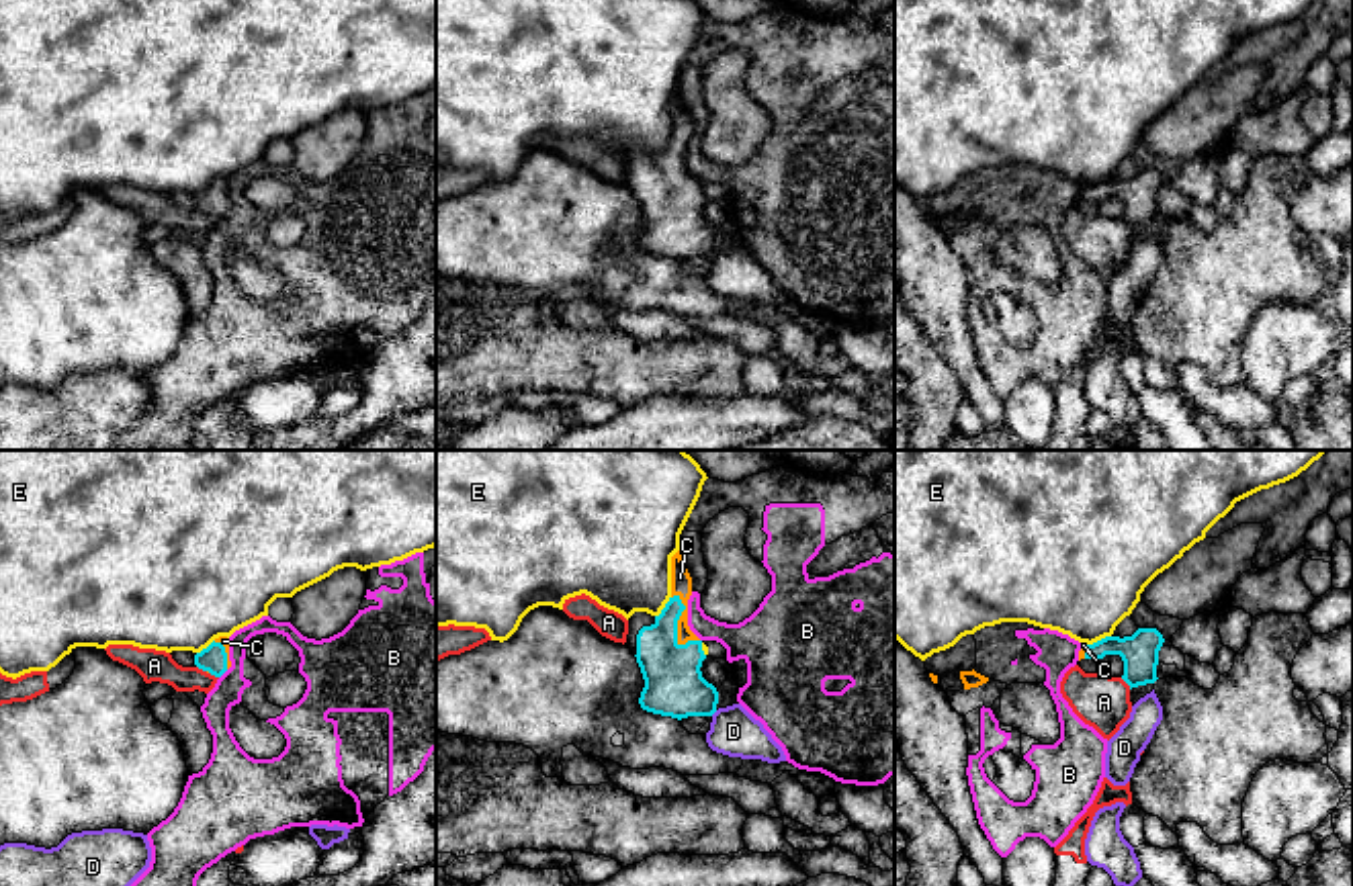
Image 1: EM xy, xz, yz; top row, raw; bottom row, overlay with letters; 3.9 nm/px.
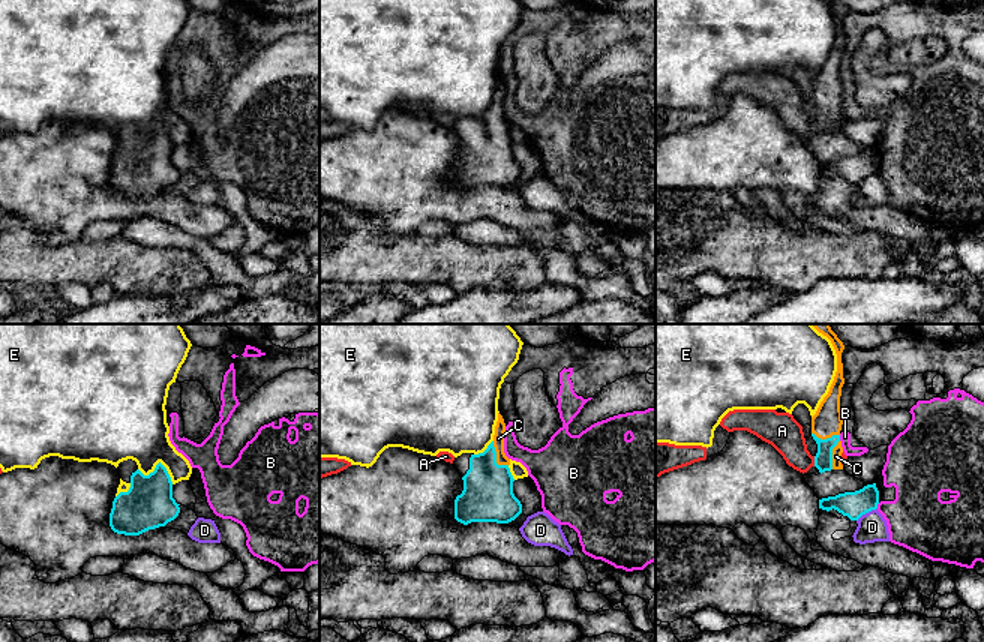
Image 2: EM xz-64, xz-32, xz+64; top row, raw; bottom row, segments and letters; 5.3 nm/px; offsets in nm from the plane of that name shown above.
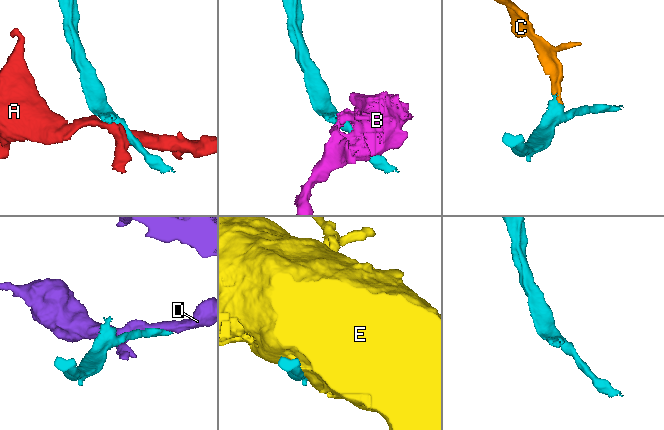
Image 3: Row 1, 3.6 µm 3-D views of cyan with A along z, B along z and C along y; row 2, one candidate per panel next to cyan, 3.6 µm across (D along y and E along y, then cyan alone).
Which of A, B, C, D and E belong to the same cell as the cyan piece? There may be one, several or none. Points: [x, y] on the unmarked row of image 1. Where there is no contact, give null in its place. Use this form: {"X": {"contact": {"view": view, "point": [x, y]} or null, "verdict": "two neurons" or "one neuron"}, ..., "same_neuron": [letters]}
{"A": {"contact": {"view": "yz", "point": [1126, 224]}, "verdict": "two neurons"}, "B": {"contact": {"view": "xy", "point": [224, 213]}, "verdict": "two neurons"}, "C": {"contact": {"view": "xz", "point": [676, 170]}, "verdict": "one neuron"}, "D": {"contact": {"view": "xz", "point": [713, 254]}, "verdict": "two neurons"}, "E": {"contact": {"view": "yz", "point": [1098, 183]}, "verdict": "two neurons"}, "same_neuron": ["C"]}

